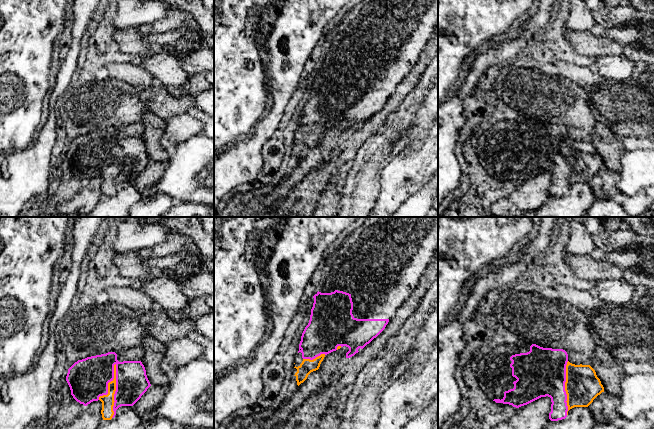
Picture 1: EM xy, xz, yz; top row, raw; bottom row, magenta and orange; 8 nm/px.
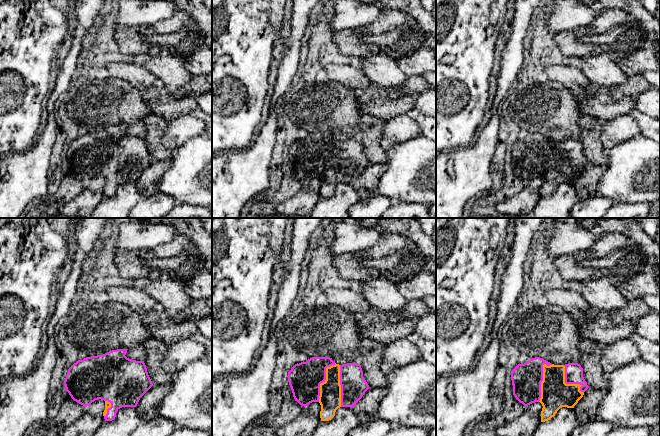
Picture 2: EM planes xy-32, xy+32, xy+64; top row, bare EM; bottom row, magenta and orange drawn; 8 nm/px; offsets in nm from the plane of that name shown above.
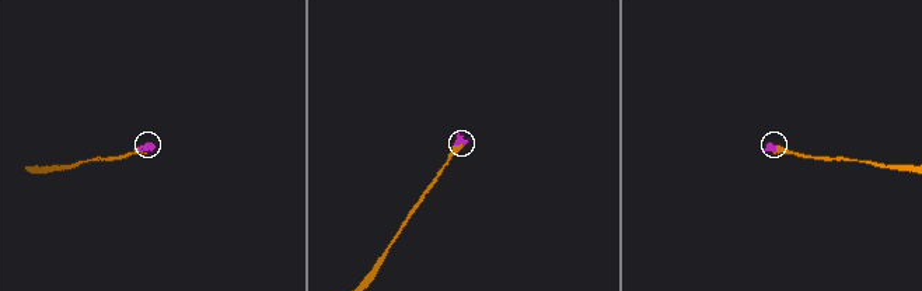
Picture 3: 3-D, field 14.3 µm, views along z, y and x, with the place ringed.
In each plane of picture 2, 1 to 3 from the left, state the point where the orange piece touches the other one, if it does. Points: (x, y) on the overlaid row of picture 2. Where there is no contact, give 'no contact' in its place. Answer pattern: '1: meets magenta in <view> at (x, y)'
1: meets magenta in xy-32 at (108, 408)
2: meets magenta in xy+32 at (324, 380)
3: meets magenta in xy+64 at (542, 379)

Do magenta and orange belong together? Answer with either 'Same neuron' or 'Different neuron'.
Same neuron

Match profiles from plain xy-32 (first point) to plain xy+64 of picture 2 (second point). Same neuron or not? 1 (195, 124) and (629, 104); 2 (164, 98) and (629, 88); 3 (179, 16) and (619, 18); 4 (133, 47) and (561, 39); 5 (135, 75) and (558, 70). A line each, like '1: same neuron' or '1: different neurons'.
1: different neurons
2: different neurons
3: same neuron
4: same neuron
5: same neuron

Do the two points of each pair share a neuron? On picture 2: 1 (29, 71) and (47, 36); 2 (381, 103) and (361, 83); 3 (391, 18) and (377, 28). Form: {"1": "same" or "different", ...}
{"1": "same", "2": "different", "3": "same"}

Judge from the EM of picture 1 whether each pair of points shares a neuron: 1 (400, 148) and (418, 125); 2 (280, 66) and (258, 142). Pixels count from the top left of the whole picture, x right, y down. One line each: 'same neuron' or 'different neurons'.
1: same neuron
2: same neuron

